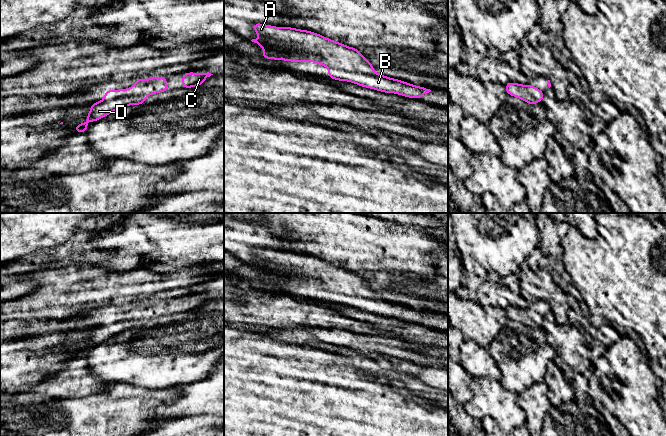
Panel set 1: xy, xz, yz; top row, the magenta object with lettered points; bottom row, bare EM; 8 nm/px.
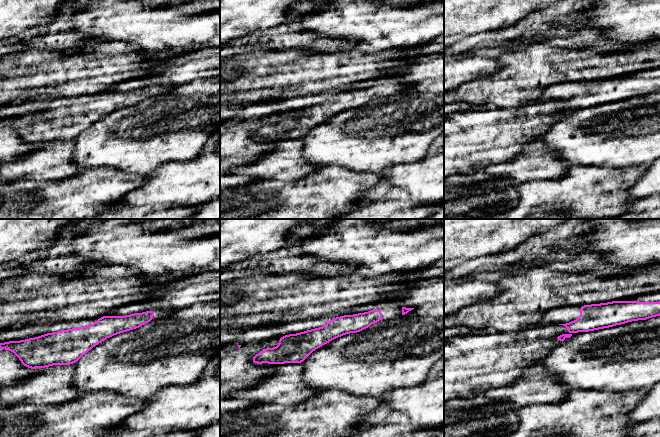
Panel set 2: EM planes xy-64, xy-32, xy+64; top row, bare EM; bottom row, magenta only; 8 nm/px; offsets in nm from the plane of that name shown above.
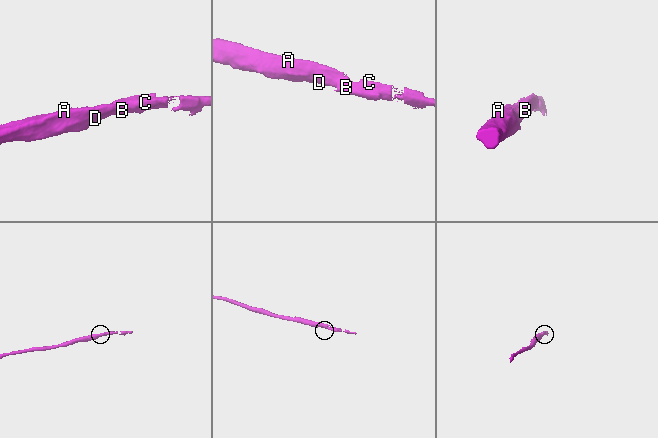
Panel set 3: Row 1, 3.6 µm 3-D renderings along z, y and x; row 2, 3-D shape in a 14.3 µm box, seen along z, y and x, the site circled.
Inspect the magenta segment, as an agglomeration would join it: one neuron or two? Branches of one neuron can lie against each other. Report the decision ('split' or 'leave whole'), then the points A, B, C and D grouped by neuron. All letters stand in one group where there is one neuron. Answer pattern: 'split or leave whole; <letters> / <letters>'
leave whole; A B C D

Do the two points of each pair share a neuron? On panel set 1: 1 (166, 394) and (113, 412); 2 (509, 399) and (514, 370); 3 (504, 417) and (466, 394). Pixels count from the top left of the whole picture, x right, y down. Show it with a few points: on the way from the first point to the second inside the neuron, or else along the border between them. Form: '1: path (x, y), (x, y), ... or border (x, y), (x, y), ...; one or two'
1: path (153, 398), (142, 402), (132, 410), (126, 410); one
2: border (499, 380), (505, 388), (517, 394); two
3: border (473, 378), (471, 382), (471, 398), (463, 406); two

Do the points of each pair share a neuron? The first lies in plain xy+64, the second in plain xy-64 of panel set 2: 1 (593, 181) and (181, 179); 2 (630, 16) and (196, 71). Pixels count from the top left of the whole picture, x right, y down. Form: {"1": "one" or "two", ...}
{"1": "two", "2": "two"}

